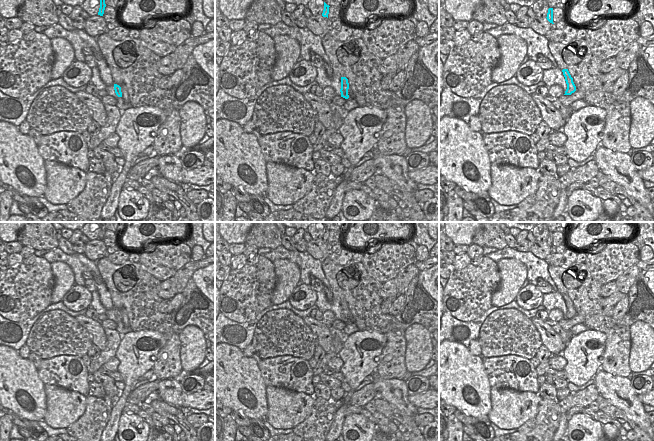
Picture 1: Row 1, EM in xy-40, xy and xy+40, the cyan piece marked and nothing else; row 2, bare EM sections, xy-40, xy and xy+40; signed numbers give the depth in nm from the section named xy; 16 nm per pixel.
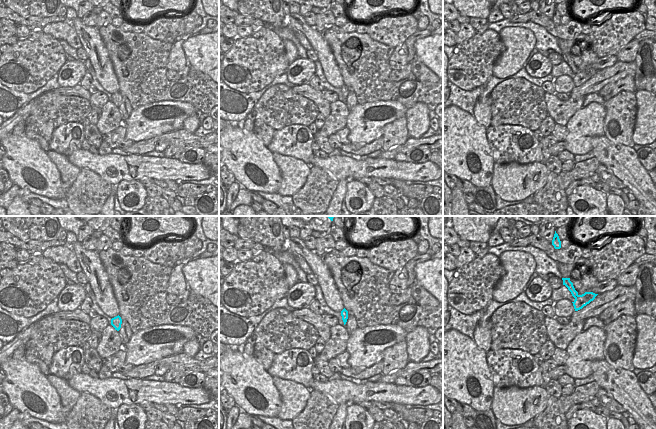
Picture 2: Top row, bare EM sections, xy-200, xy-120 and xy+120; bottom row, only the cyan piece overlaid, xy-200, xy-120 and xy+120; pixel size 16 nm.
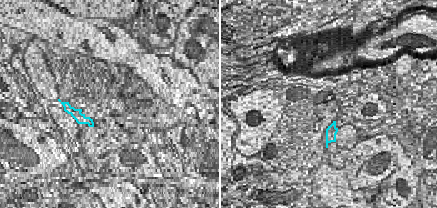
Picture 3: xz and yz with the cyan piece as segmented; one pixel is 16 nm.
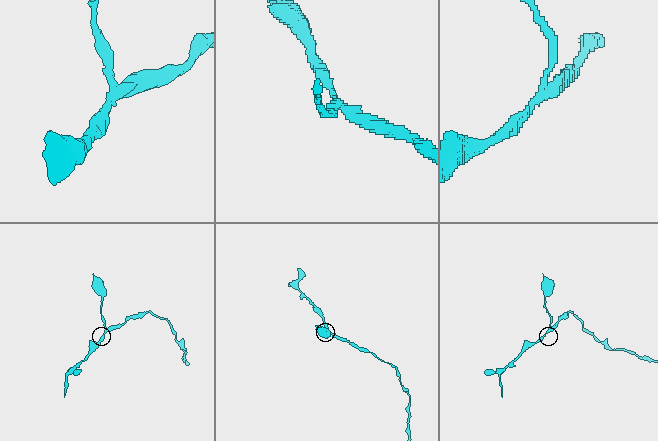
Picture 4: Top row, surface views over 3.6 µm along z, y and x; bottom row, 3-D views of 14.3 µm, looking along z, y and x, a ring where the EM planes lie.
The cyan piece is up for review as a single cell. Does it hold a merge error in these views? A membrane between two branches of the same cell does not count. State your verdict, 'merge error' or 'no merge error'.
merge error

